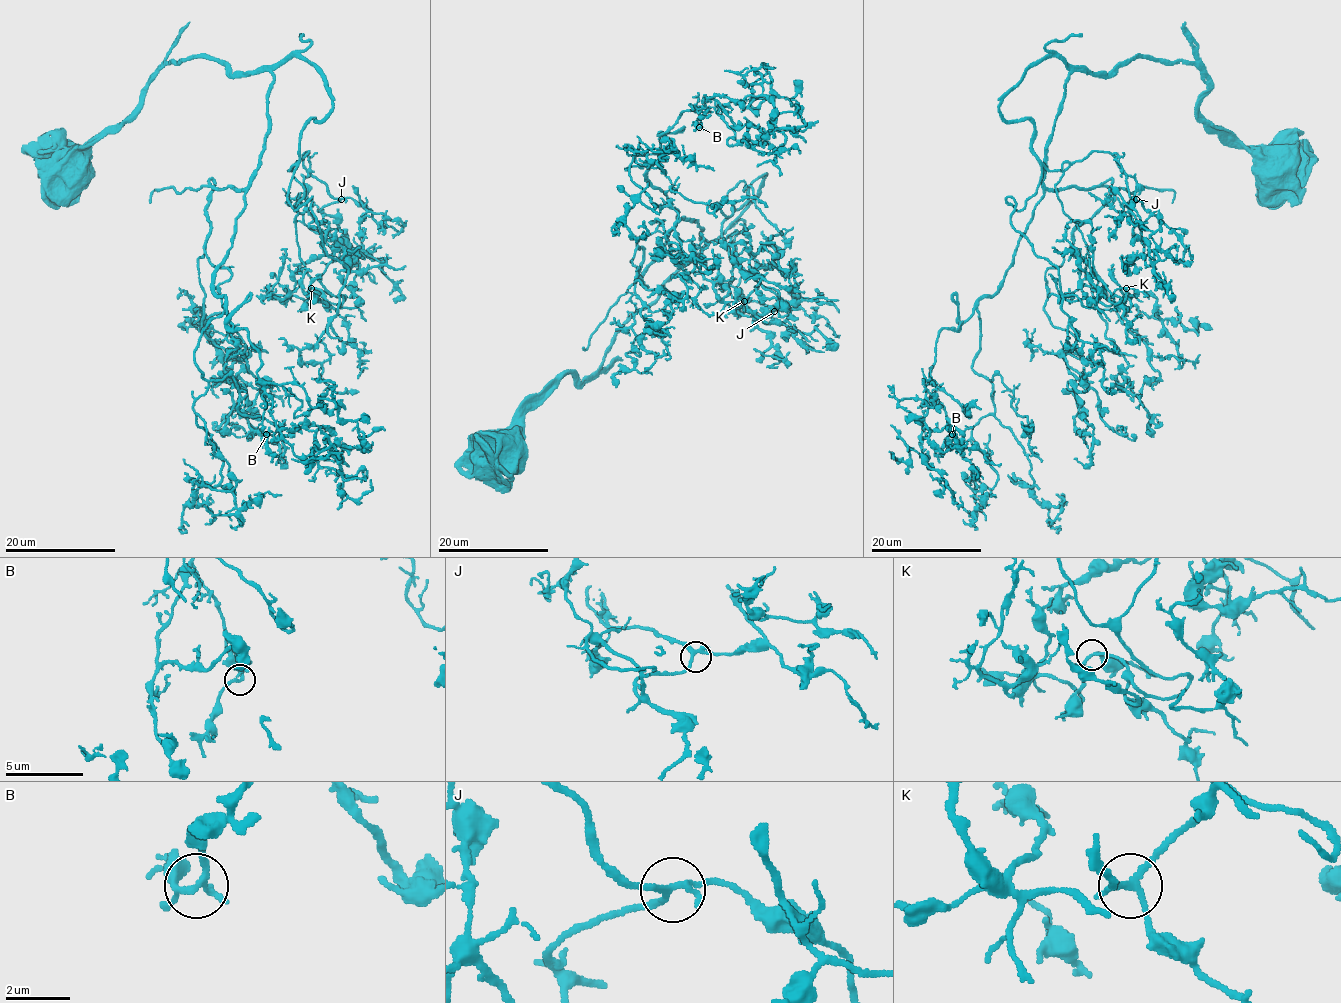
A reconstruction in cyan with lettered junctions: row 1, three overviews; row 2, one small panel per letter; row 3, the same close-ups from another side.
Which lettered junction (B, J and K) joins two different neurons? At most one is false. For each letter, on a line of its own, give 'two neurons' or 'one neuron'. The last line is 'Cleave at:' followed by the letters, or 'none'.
B: one neuron
J: one neuron
K: one neuron
Cleave at: none

